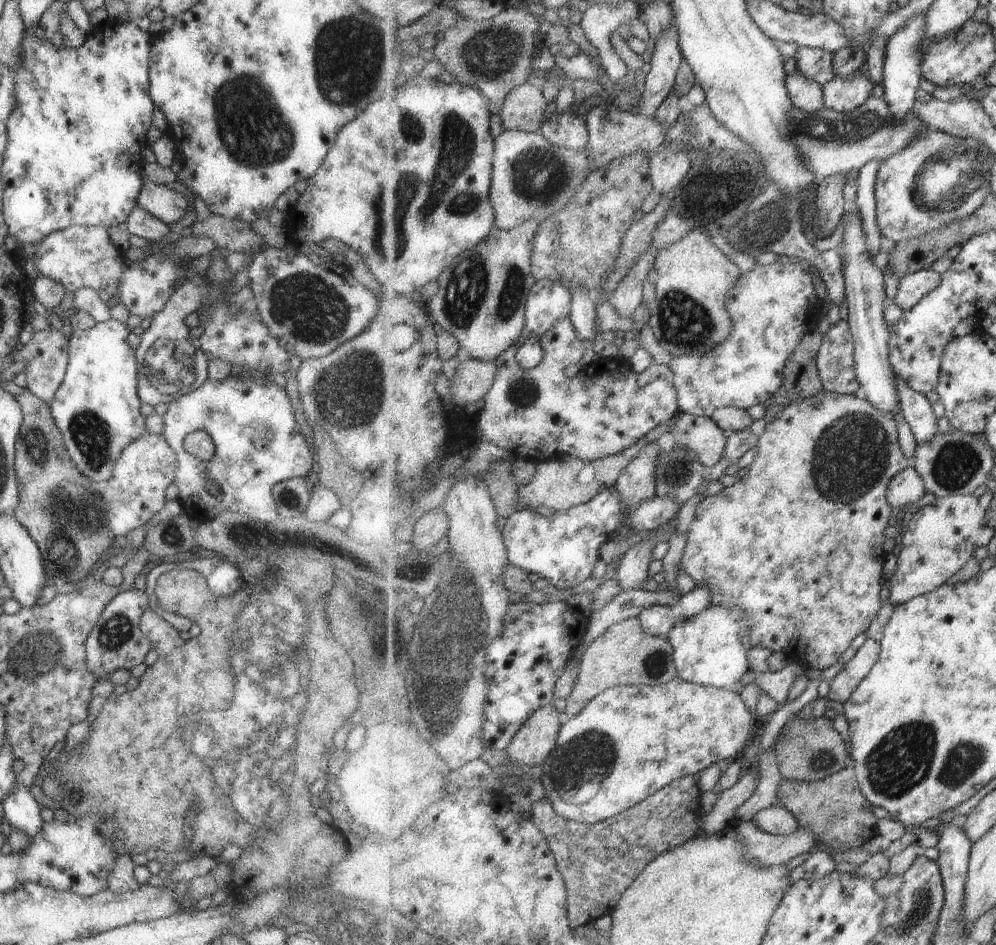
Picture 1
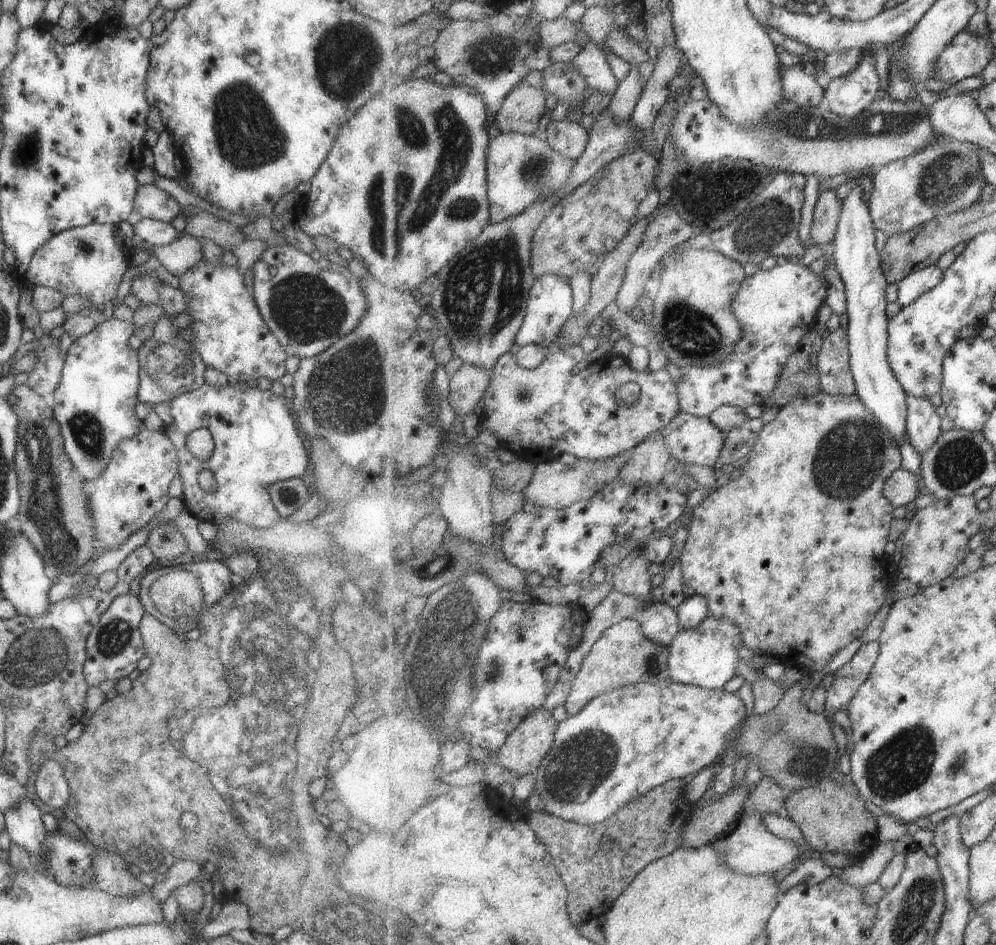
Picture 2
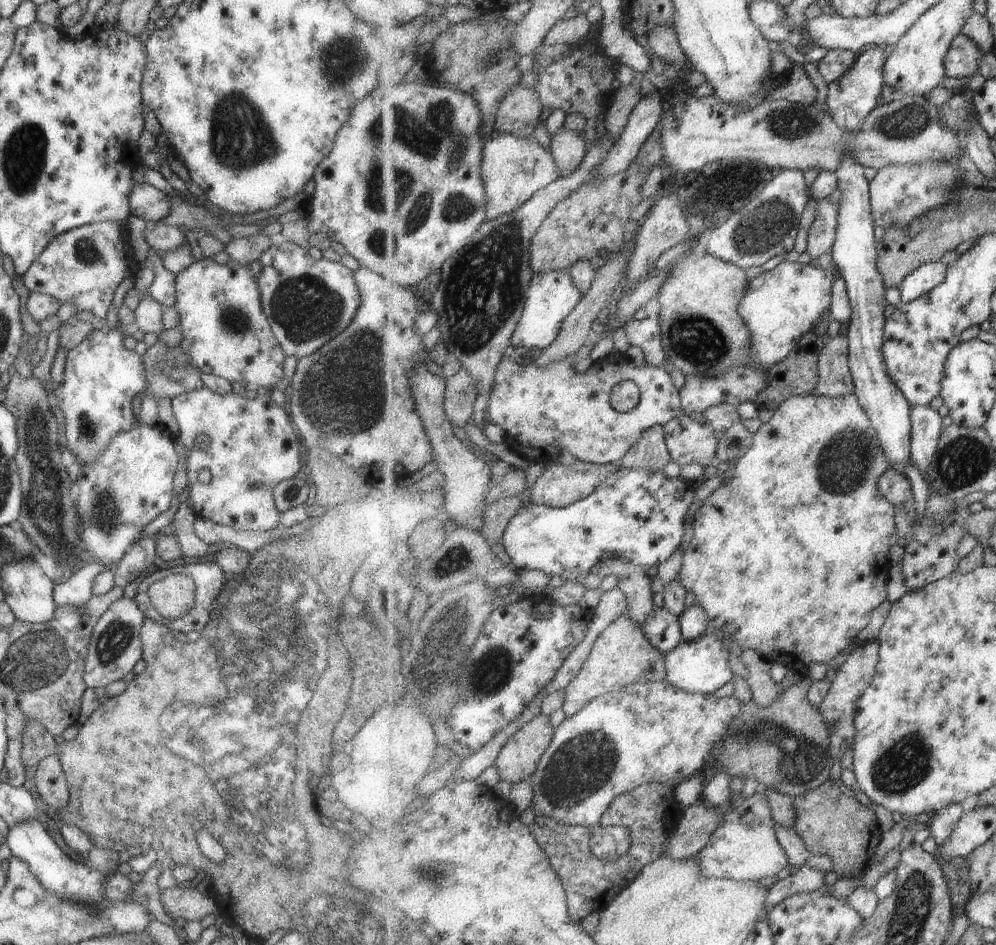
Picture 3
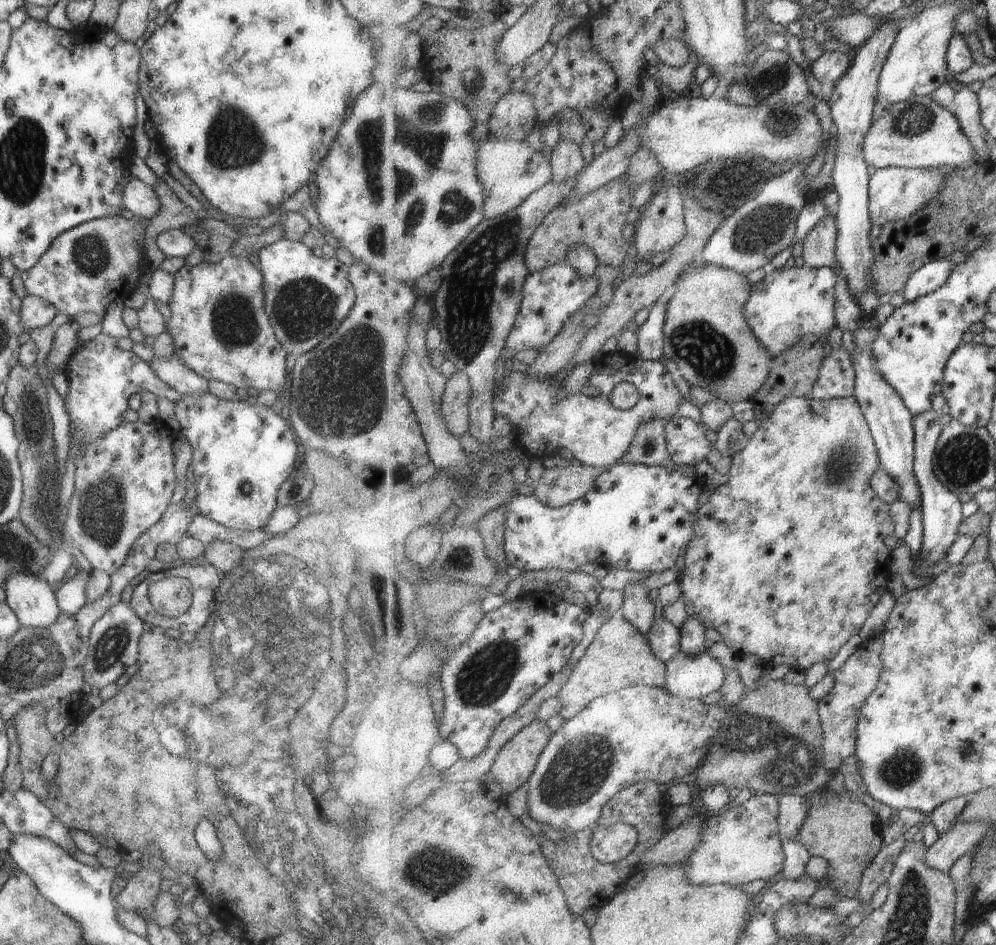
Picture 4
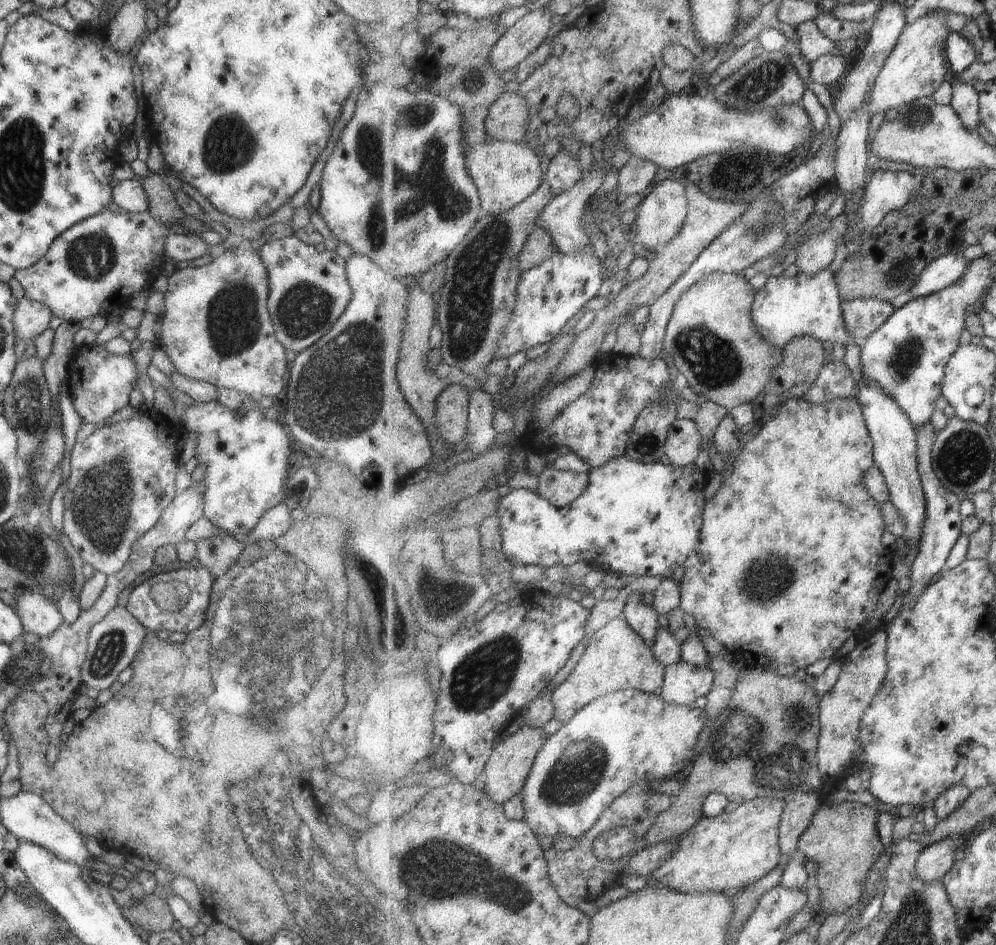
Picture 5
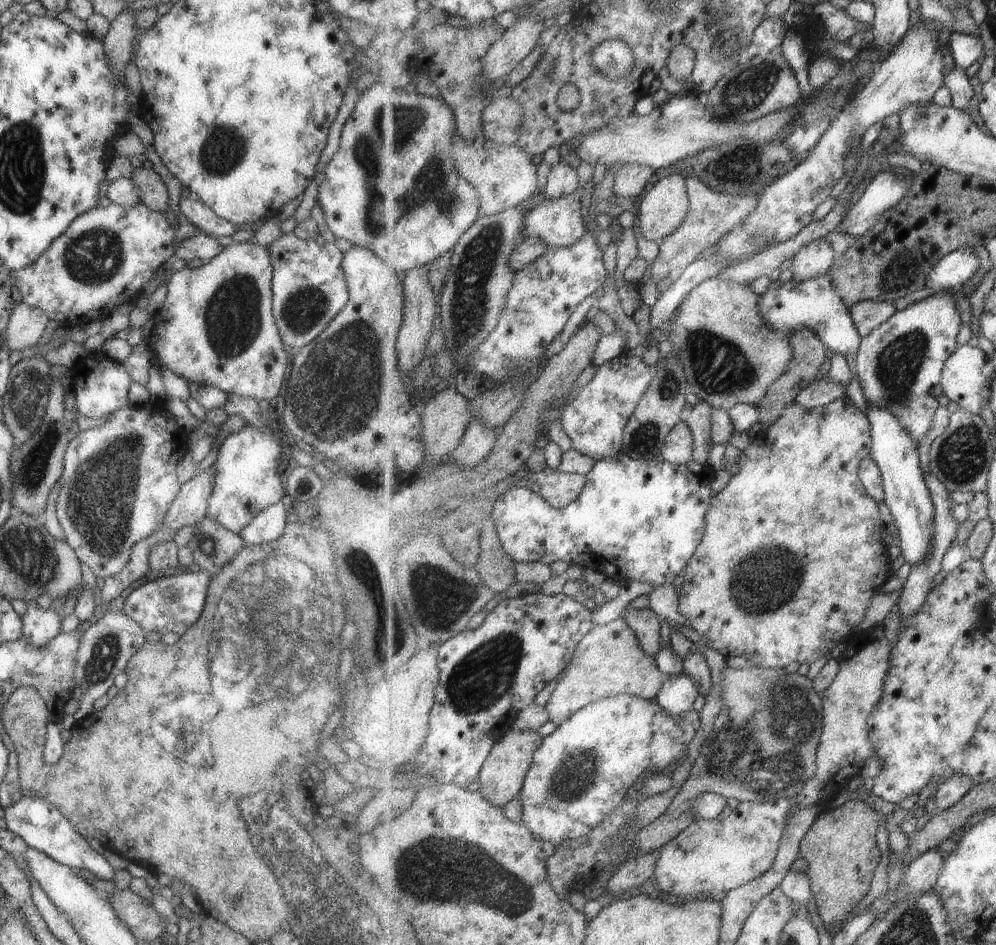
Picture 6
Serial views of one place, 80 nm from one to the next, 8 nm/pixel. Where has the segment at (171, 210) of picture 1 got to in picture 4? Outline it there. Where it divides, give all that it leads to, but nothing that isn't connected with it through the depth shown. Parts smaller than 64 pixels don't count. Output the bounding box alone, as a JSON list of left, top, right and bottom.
[122,177,160,219]

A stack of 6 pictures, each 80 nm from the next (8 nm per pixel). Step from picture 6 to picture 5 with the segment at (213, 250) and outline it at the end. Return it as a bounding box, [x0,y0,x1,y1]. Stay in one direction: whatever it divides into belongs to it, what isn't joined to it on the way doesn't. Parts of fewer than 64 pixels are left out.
[162,232,209,263]

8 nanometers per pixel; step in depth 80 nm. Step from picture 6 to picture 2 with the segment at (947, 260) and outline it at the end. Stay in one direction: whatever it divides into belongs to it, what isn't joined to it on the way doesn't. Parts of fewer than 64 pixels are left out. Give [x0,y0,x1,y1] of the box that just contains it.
[897,265,945,307]

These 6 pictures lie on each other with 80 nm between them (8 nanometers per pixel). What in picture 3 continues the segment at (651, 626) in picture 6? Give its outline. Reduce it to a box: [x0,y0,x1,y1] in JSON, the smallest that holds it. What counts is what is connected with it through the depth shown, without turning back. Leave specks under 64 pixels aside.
[595,557,656,624]

